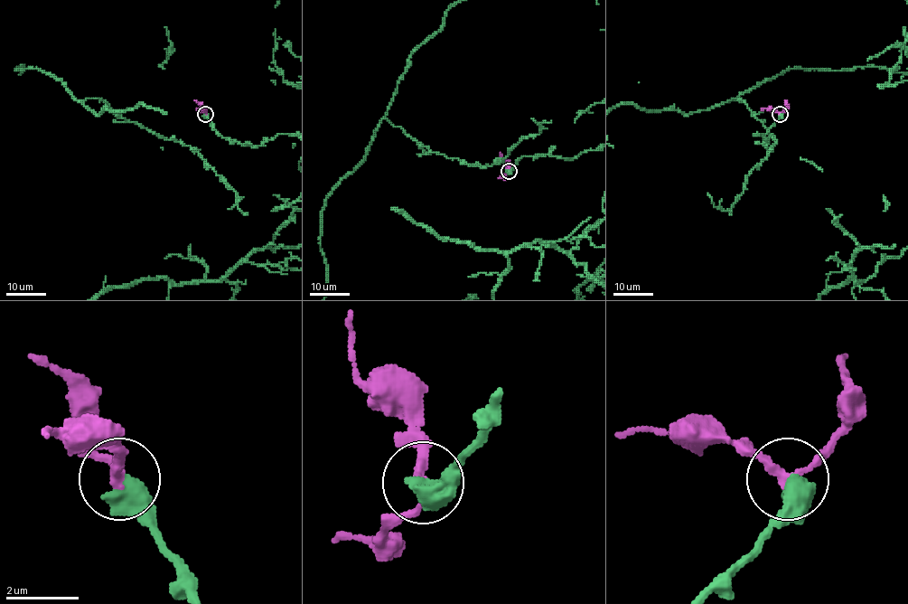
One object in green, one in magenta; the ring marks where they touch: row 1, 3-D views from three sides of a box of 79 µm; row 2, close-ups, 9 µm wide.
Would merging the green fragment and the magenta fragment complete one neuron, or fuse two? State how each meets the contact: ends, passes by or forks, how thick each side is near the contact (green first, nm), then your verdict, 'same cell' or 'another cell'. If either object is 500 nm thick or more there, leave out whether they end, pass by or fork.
650 nm thick on the green side, 240 nm on the other; same cell

